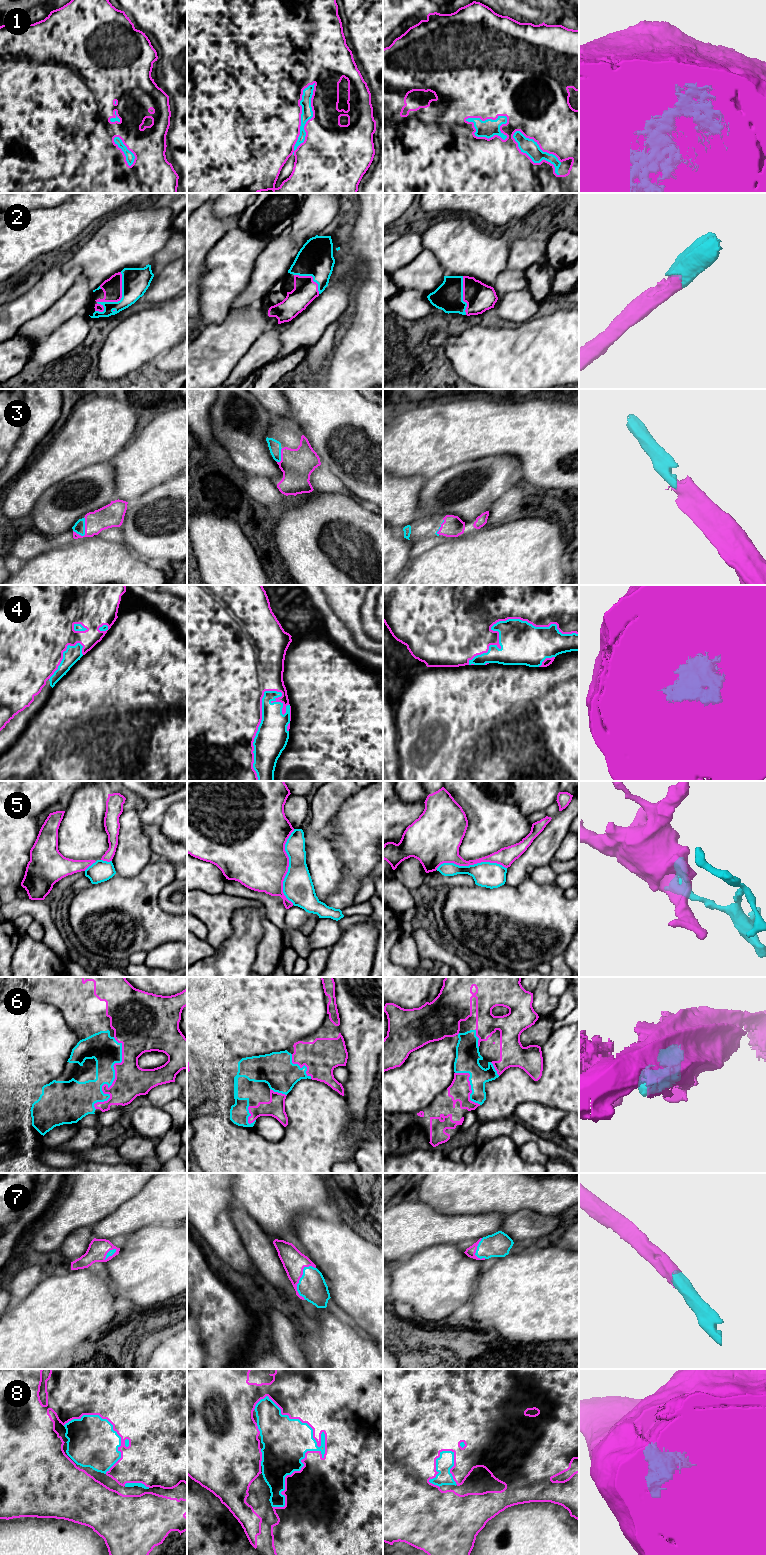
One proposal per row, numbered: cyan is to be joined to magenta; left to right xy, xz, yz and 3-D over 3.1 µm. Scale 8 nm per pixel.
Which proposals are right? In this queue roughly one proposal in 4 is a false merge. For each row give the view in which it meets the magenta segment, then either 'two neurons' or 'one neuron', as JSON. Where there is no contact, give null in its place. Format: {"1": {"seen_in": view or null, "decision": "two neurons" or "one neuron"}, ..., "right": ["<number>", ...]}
{"1": {"seen_in": "xz", "decision": "one neuron"}, "2": {"seen_in": "xy", "decision": "one neuron"}, "3": {"seen_in": "xy", "decision": "one neuron"}, "4": {"seen_in": "xz", "decision": "one neuron"}, "5": {"seen_in": "xz", "decision": "two neurons"}, "6": {"seen_in": "xy", "decision": "one neuron"}, "7": {"seen_in": "xz", "decision": "one neuron"}, "8": {"seen_in": "xz", "decision": "one neuron"}, "right": ["1", "2", "3", "4", "6", "7", "8"]}

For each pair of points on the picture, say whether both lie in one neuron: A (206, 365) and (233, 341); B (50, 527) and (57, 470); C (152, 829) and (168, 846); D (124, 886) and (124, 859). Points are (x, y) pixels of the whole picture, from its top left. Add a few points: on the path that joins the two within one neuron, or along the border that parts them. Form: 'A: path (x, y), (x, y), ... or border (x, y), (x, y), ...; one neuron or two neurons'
A: path (213, 358), (226, 345); one neuron
B: border (75, 471), (52, 484), (37, 499); two neurons
C: path (154, 833), (164, 843); one neuron
D: border (145, 866), (133, 876), (122, 877), (116, 874); two neurons

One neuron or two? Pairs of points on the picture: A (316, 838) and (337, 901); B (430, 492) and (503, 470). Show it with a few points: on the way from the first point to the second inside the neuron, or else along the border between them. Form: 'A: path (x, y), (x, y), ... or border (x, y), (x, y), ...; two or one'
A: border (340, 867), (342, 880), (324, 902); two
B: path (448, 478), (463, 469), (477, 465), (485, 468); one

